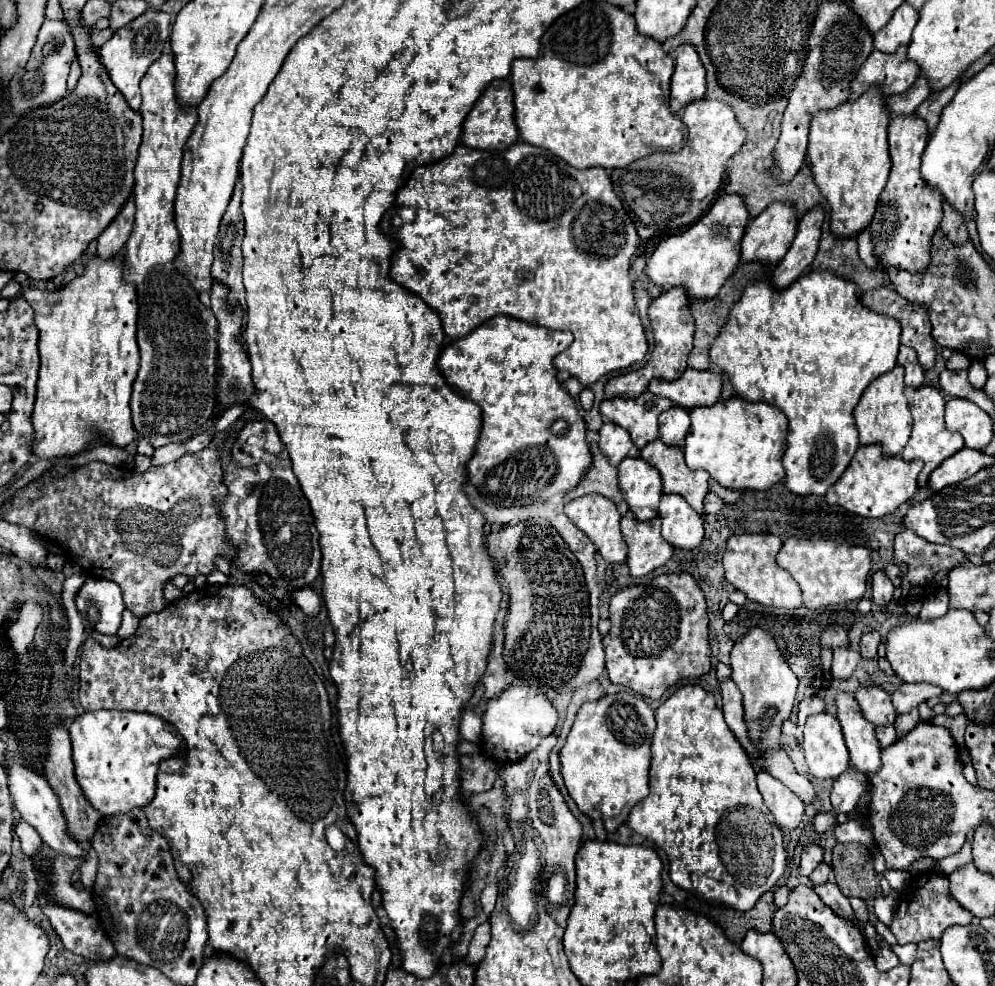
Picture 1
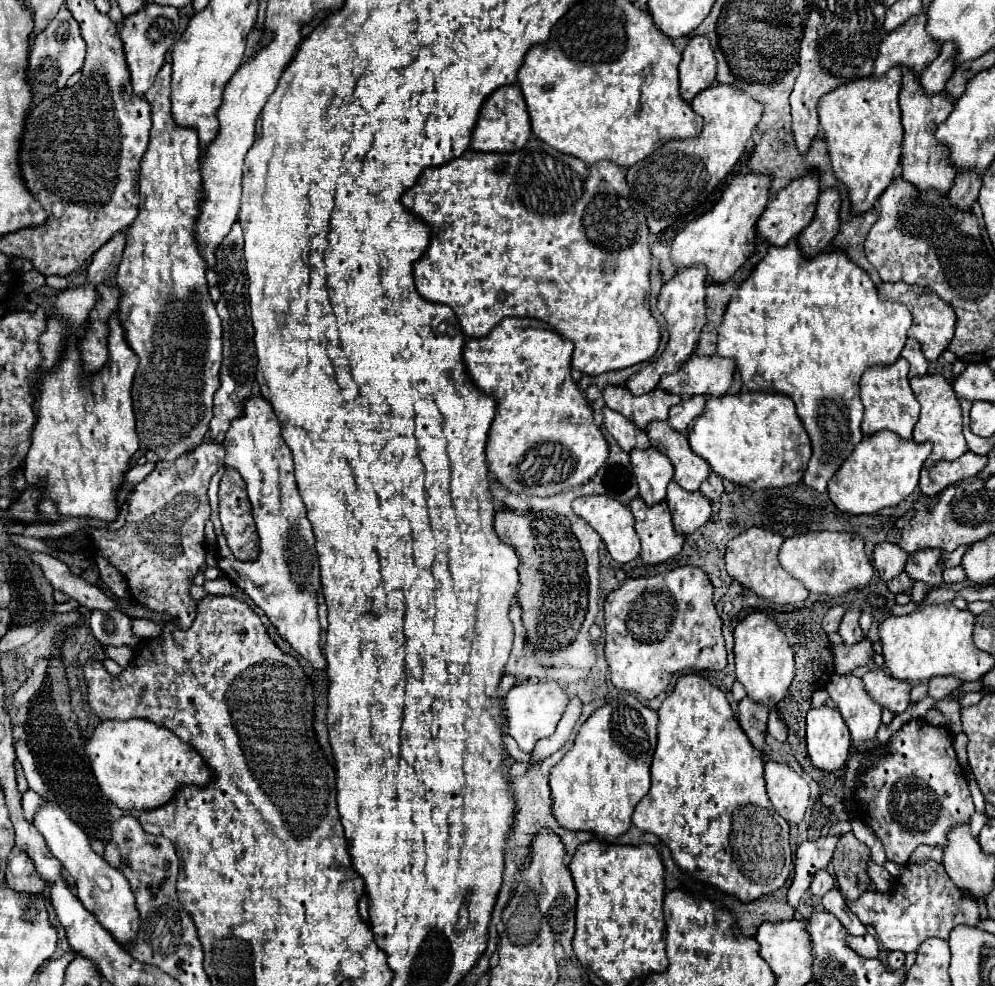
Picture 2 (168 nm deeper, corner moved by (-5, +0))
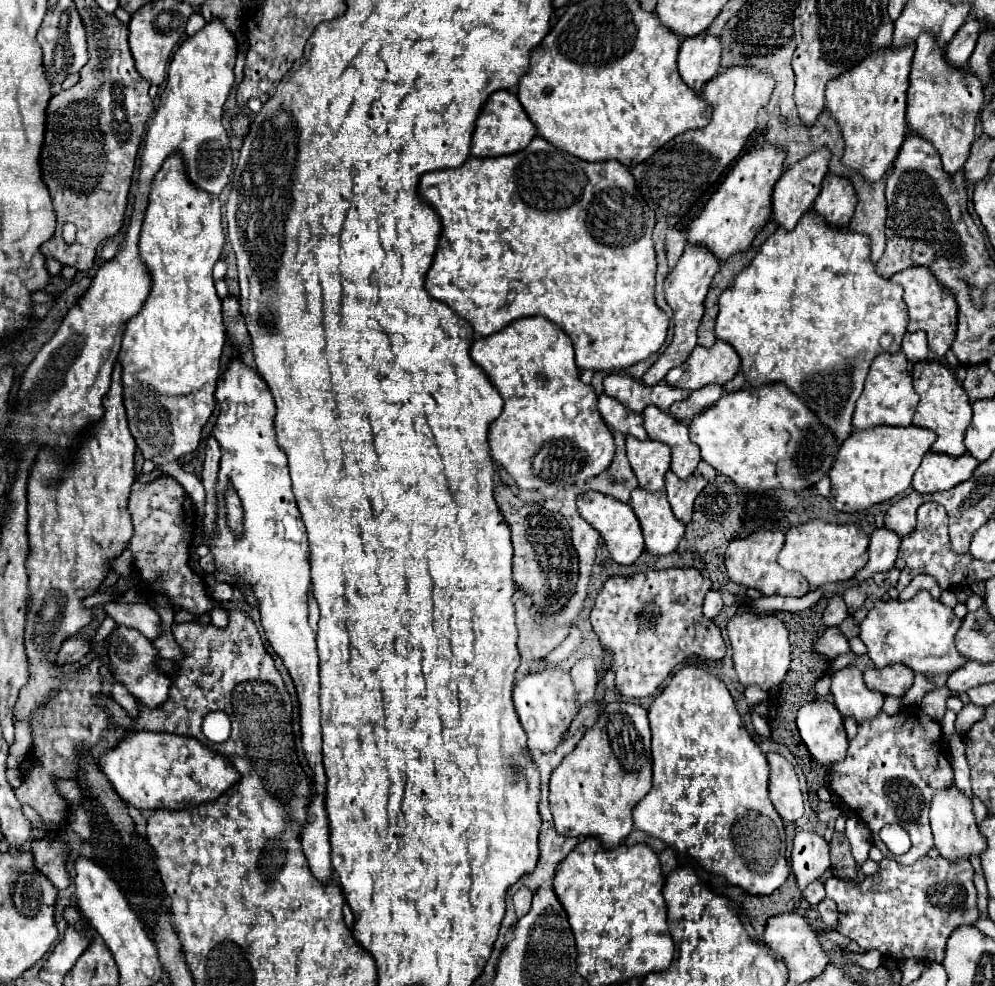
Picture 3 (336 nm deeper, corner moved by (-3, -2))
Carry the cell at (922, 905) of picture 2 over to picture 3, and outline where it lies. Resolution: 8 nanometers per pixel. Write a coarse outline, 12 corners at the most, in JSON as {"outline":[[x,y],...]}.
{"outline":[[882,859],[826,881],[838,931],[882,955],[942,961],[978,921],[970,861]]}

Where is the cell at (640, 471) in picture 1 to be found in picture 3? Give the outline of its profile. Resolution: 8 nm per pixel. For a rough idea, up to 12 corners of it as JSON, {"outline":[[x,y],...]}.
{"outline":[[626,437],[640,489],[662,491],[670,447]]}

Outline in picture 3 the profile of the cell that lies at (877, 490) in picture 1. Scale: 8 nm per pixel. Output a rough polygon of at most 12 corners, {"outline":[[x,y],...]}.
{"outline":[[854,431],[828,471],[856,513],[912,485],[934,431]]}

